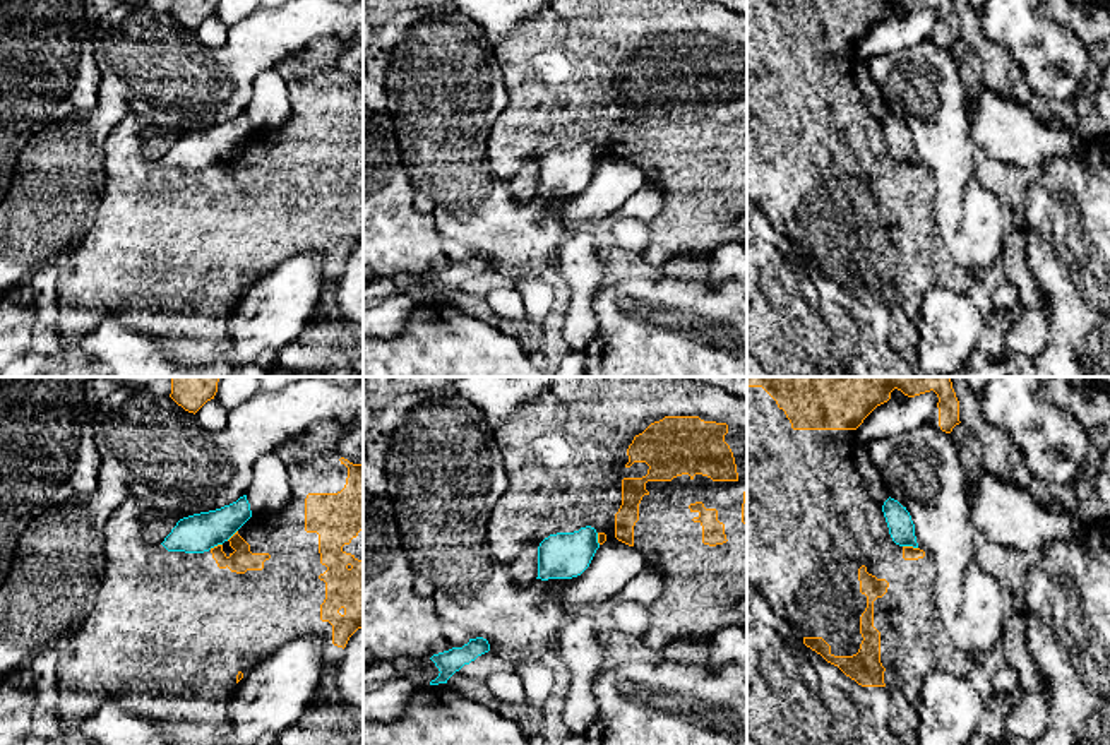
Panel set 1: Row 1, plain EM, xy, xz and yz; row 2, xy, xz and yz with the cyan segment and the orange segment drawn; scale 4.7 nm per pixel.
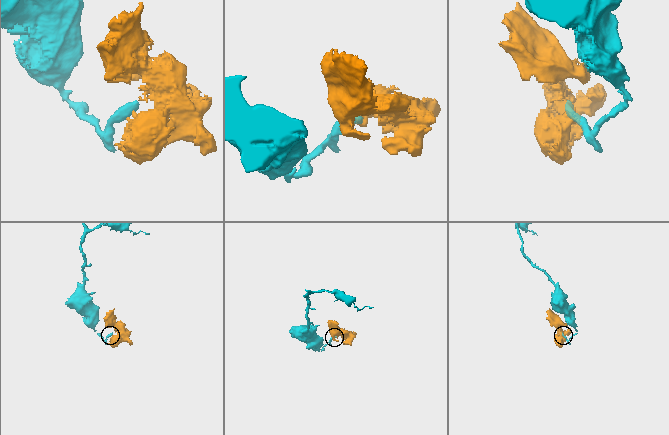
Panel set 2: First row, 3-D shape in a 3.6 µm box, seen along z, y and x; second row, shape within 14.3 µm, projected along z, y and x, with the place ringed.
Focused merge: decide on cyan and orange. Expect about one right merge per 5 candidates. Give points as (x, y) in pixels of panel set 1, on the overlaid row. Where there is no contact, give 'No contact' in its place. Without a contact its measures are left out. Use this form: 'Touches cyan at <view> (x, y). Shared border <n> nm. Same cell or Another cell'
Touches cyan at yz (910, 545). Shared border 70 nm. Another cell

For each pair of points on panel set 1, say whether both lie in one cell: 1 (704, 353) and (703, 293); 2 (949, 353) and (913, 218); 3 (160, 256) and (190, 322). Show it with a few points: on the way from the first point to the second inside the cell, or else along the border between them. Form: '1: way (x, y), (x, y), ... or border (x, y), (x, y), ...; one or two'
1: way (703, 338), (703, 309); one
2: border (963, 292), (929, 288), (922, 297), (917, 322); two
3: way (177, 273), (182, 278), (182, 288), (201, 309); one

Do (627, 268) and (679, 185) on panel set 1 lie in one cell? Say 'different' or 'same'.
different

